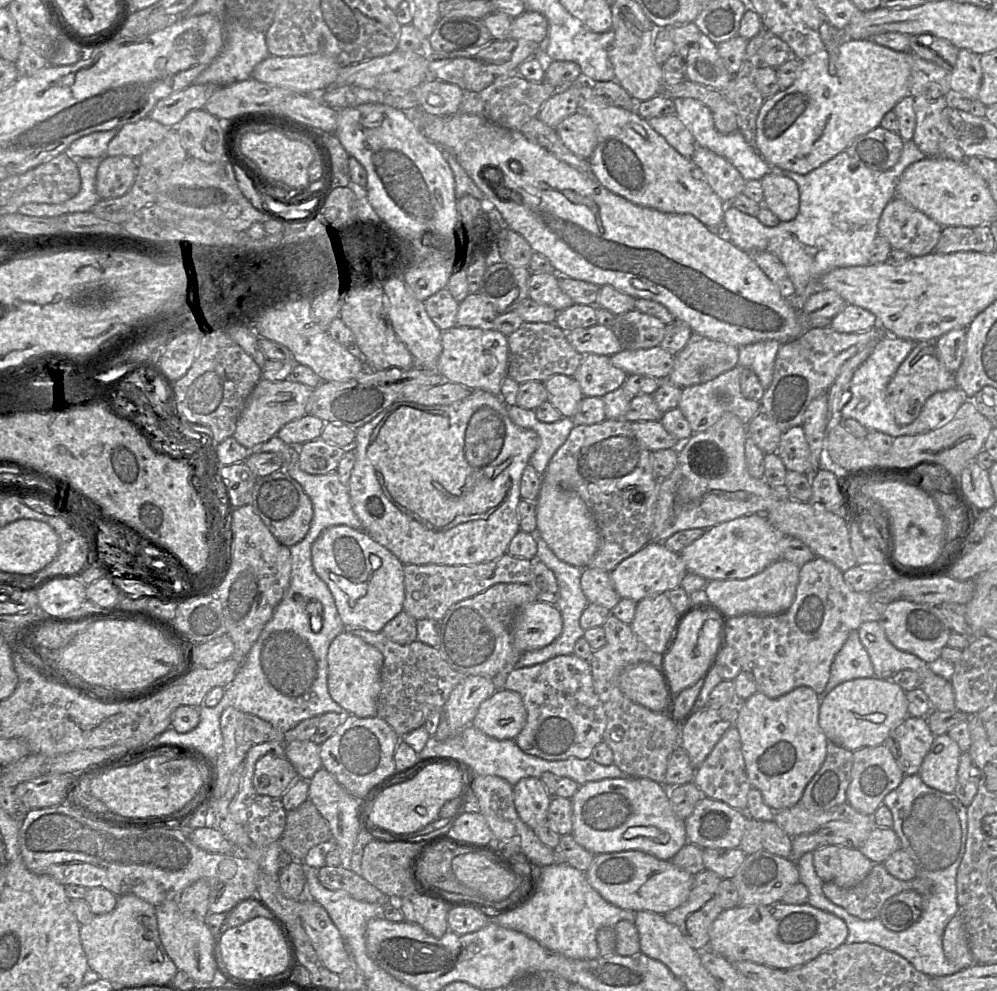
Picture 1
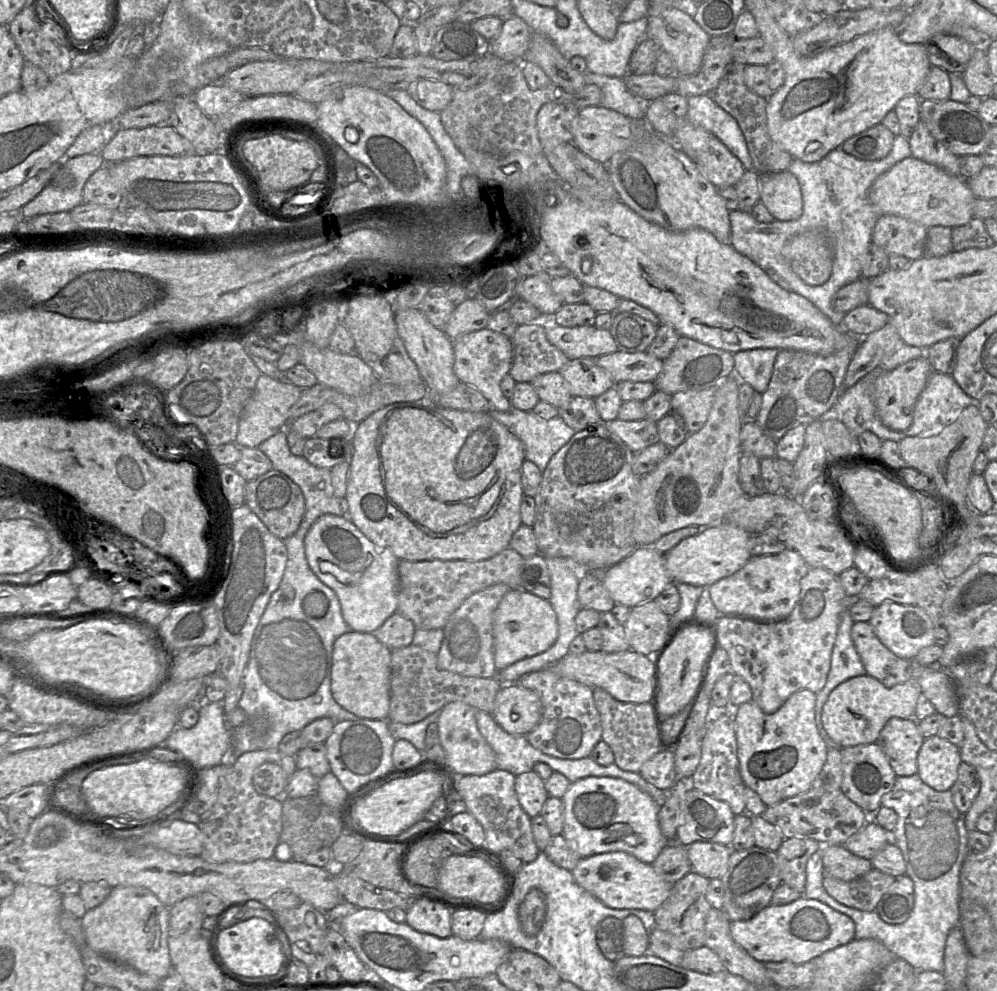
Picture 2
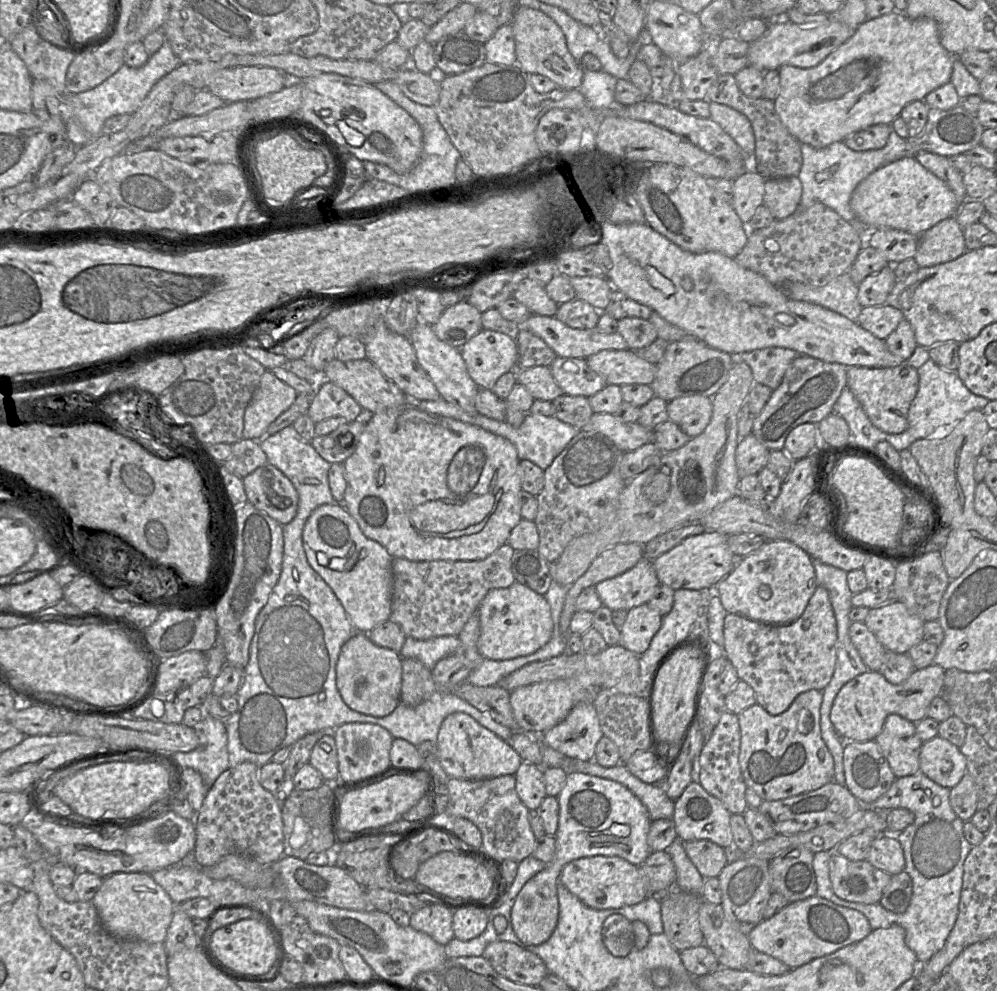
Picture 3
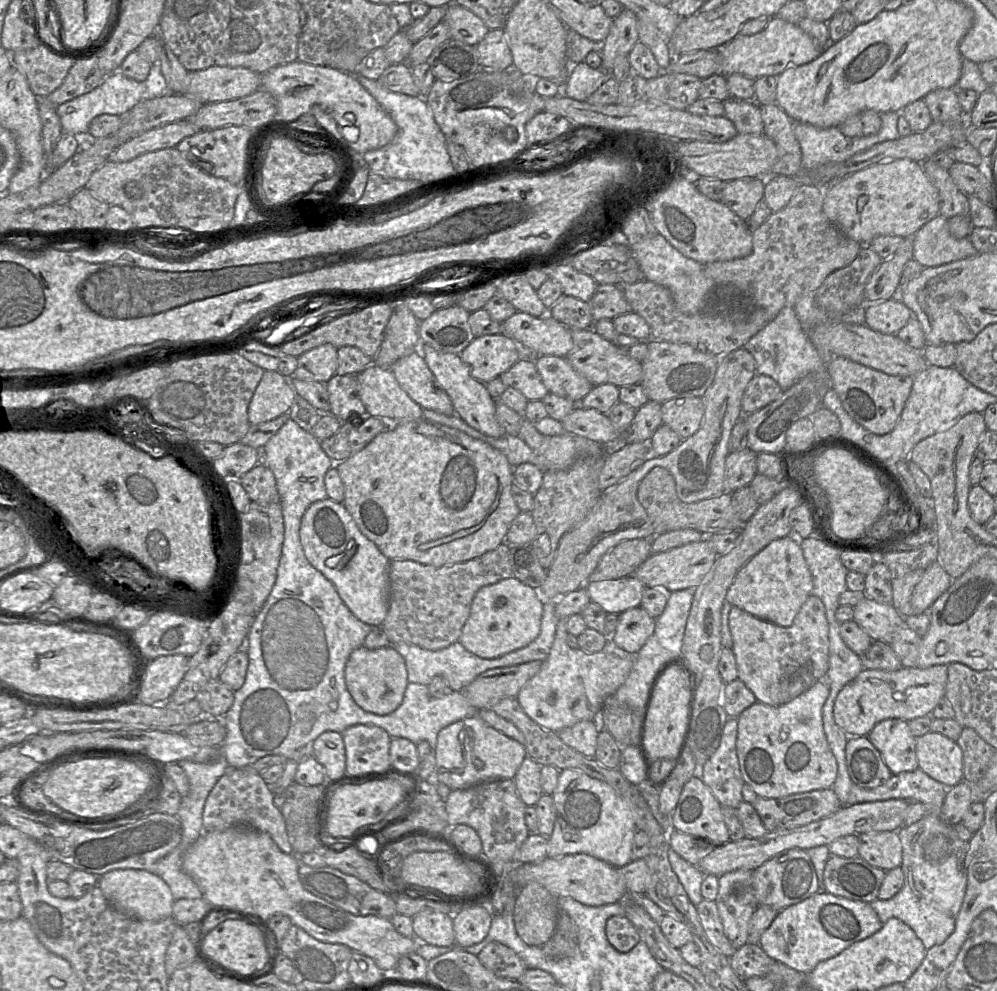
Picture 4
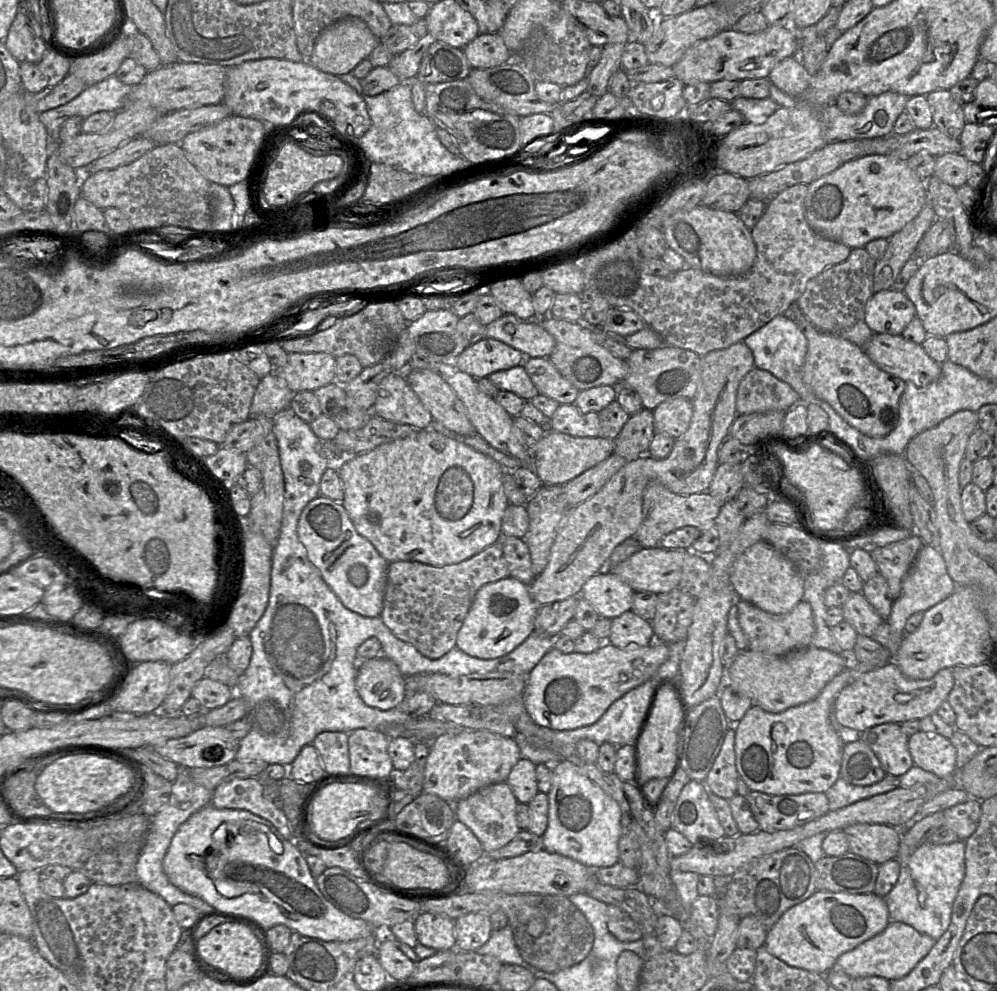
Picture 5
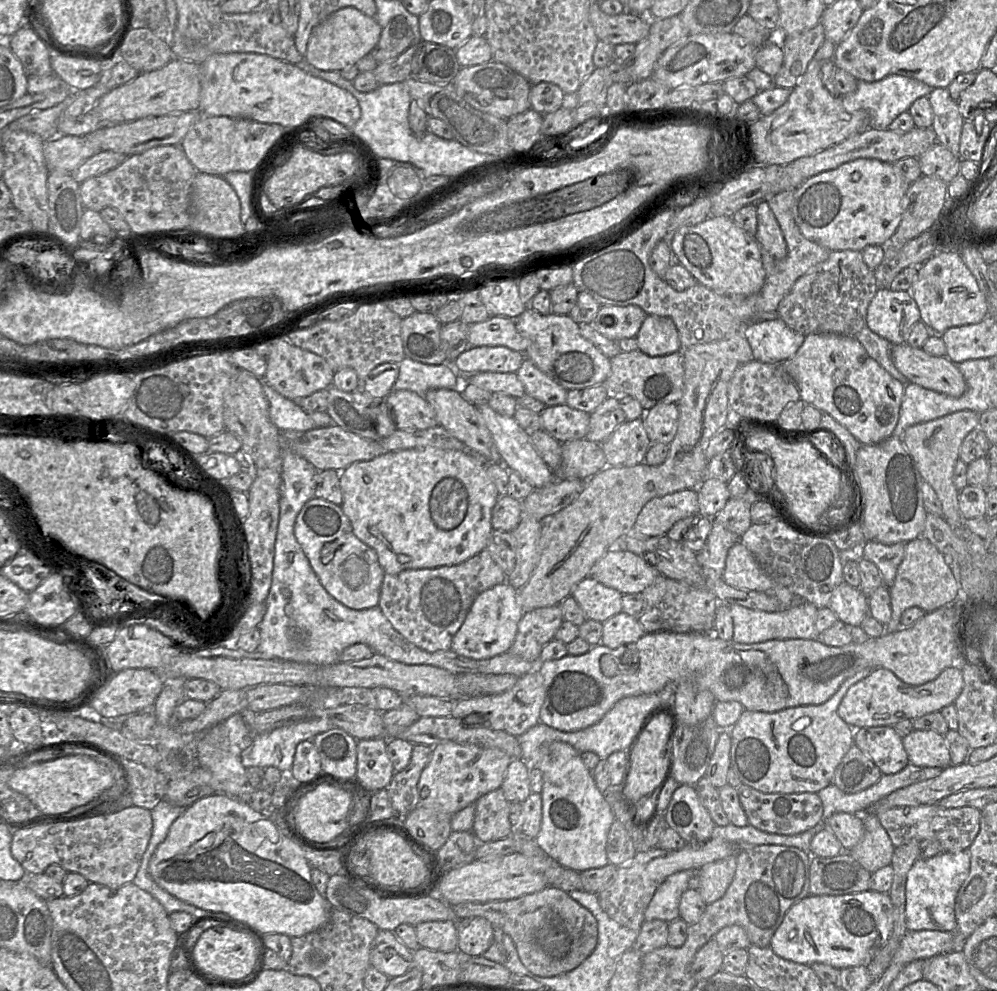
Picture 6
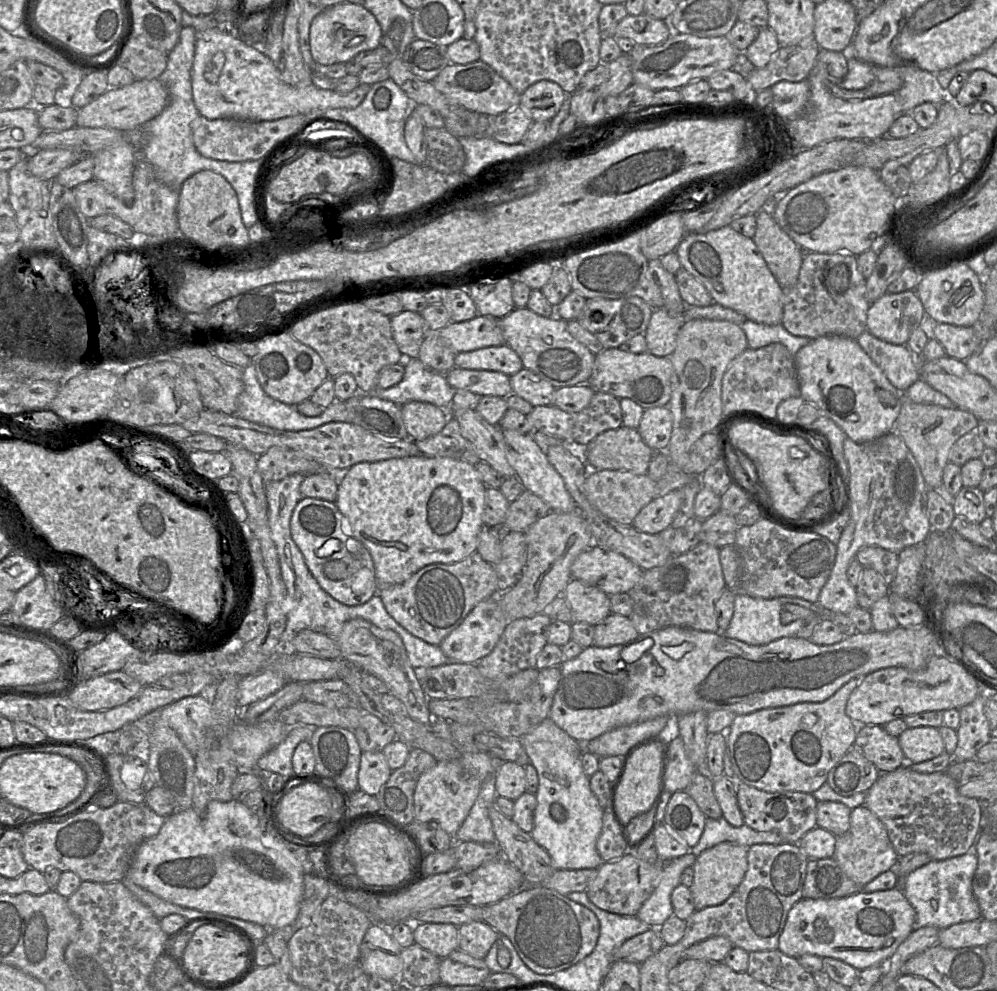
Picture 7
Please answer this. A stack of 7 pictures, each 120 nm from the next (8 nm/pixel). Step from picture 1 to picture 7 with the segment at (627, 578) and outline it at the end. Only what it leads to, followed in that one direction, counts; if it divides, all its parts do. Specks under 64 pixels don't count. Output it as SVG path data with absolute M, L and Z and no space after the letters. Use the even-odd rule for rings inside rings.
M571 579L561 595L568 602L573 622L597 625L610 613L610 596L595 586Z

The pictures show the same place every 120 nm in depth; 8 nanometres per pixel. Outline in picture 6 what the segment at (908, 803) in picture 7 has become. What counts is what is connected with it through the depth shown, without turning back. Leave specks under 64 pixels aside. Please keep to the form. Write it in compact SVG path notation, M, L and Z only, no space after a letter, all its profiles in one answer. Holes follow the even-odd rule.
M938 804L895 807L881 813L874 813L887 831L894 847L911 839L937 840L942 852L959 852L970 847L980 829L981 810L971 807L944 808Z

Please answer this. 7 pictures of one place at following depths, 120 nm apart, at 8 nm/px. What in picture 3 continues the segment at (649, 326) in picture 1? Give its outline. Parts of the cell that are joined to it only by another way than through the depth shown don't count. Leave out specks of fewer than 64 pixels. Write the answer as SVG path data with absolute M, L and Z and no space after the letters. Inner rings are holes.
M637 317L618 320L617 332L624 338L628 349L634 351L652 344L658 338L655 326L648 319Z

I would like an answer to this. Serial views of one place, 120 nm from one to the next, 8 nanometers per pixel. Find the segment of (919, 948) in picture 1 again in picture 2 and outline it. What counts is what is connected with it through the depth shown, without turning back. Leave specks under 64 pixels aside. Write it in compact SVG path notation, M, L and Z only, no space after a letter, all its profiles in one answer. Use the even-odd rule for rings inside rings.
M918 774L897 776L891 791L881 798L881 806L893 809L898 815L898 821L891 833L891 839L901 850L906 863L906 875L914 883L914 907L909 918L902 924L888 924L880 918L876 911L866 912L850 908L832 898L823 886L825 875L821 850L812 854L807 862L804 897L818 900L850 917L855 924L855 939L875 939L885 945L898 958L906 960L917 971L942 973L947 936L953 927L959 925L960 919L960 871L969 854L969 832L965 823L965 814L960 813L955 806L950 790L936 791L925 784Z

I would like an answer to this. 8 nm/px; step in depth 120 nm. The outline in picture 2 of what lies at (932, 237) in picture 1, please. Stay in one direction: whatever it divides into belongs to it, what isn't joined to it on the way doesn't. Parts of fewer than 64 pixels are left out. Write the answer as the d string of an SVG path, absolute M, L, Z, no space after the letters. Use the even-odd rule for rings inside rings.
M883 214L874 227L872 242L889 255L915 261L925 254L928 228L906 218Z

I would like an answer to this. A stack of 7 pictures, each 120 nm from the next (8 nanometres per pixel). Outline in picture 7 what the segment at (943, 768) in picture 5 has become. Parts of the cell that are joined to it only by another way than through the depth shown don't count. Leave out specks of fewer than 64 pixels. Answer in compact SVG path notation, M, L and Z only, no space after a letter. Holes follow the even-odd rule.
M919 726L907 728L898 736L907 764L931 760L945 751L938 728Z

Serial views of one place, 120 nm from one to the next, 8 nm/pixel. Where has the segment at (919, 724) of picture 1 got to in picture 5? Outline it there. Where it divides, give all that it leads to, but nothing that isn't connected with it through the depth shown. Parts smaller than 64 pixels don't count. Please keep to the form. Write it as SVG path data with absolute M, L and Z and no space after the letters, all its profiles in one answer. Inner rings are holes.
M884 723L861 733L851 733L849 738L859 738L877 756L887 775L901 776L913 765L908 747L908 737L900 724Z

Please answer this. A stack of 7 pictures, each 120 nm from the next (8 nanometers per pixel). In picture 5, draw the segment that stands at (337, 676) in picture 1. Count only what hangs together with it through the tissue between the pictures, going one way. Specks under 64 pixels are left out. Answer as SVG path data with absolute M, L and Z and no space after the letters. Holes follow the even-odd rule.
M383 655L358 663L355 685L367 706L382 711L399 706L406 697L405 677Z

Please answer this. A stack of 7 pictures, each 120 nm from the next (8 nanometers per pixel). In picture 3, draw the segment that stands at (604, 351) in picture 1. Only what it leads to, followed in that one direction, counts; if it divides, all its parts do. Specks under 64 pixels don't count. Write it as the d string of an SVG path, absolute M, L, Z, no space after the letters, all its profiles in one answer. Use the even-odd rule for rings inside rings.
M530 314L521 327L543 339L559 357L586 359L601 350L628 349L624 338L617 331L606 334L596 329L577 329L566 325L555 316Z

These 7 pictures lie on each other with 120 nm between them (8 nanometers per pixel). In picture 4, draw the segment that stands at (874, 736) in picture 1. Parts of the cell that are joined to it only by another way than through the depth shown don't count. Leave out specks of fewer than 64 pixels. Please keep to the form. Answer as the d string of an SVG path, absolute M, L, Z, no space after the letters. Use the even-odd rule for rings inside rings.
M947 665L925 669L902 667L897 671L863 669L838 693L834 704L835 722L848 736L867 736L885 719L910 721L931 716L935 706L944 698L947 681Z

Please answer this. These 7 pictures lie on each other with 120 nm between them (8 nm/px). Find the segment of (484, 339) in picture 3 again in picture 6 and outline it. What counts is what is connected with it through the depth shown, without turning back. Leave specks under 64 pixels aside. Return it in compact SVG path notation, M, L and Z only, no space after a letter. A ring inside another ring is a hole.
M505 346L469 347L452 363L459 375L480 372L517 372L525 356Z

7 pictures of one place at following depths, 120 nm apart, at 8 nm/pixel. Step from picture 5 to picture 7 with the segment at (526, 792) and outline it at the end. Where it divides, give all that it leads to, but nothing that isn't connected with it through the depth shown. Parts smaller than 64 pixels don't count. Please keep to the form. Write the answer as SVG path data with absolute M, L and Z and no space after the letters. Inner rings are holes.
M510 761L499 763L495 782L498 796L515 801L526 792L526 784L526 769L524 766Z

